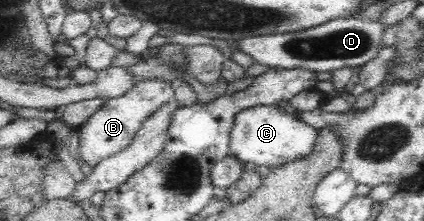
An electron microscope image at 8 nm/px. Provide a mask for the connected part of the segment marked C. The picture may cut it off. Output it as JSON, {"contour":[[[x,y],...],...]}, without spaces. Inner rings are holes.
{"contour":[[[255,105],[242,110],[232,123],[229,156],[244,163],[255,163],[256,166],[281,167],[287,161],[311,153],[317,139],[314,127],[275,106]]]}

